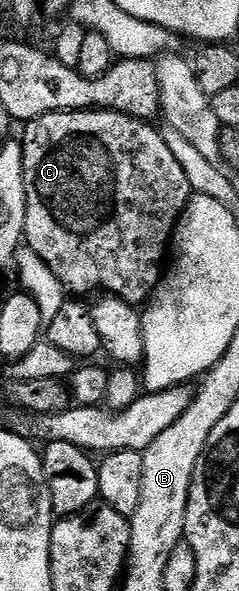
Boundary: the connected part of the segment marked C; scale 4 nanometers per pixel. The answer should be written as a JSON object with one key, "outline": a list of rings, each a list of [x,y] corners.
{"outline":[[[73,109],[42,115],[38,119],[27,122],[23,126],[24,137],[24,182],[26,183],[26,223],[24,224],[24,241],[27,248],[32,249],[54,271],[54,275],[72,295],[92,293],[95,289],[104,289],[105,294],[121,297],[126,303],[137,307],[143,306],[152,296],[152,292],[160,283],[162,266],[170,253],[170,242],[176,231],[176,223],[184,214],[184,208],[193,197],[190,179],[186,179],[186,171],[182,171],[178,159],[166,147],[163,132],[155,129],[147,120],[131,117],[113,109]]]}

